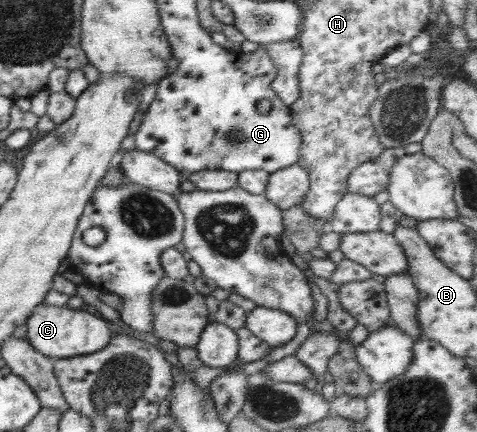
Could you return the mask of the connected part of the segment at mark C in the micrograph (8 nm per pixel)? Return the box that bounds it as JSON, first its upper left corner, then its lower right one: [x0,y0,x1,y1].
[26,301,114,359]

